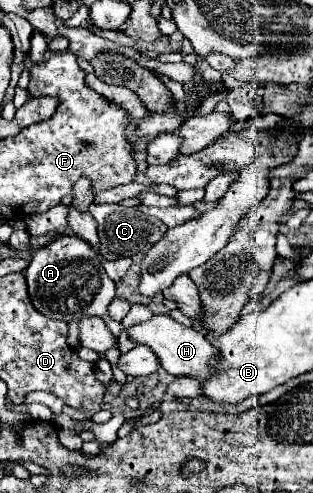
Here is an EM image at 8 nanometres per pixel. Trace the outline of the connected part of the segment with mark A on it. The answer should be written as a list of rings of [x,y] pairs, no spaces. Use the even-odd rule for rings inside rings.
[[[66,235],[66,237],[58,237],[50,245],[38,249],[32,255],[30,265],[26,267],[24,277],[28,281],[30,299],[42,315],[46,315],[50,319],[60,319],[66,323],[96,315],[106,321],[114,339],[120,337],[122,323],[110,319],[110,315],[108,315],[108,305],[116,295],[116,285],[106,275],[98,253],[84,239]]]

